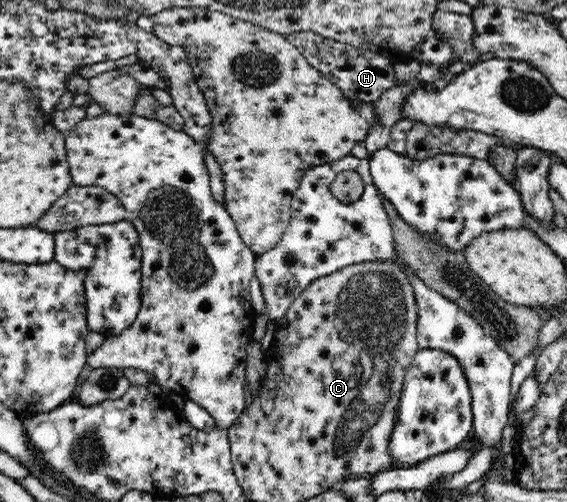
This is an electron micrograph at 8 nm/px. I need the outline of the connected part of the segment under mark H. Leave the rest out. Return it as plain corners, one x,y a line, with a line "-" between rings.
312,31
294,32
286,37
300,49
300,53
314,68
322,71
324,76
338,86
349,99
360,99
372,103
378,100
386,90
395,86
393,64
385,56
324,38

